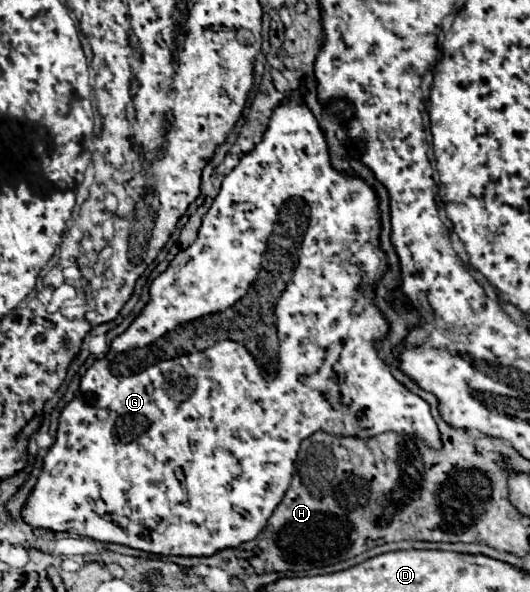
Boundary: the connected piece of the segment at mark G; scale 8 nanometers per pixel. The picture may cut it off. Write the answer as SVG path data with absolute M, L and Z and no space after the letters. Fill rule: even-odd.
M299 87L299 89L291 91L291 95L281 105L277 105L273 109L273 115L263 133L263 139L255 145L253 151L249 151L241 157L239 165L229 175L225 175L219 195L215 197L209 211L203 215L197 241L193 245L189 245L185 251L179 251L175 255L175 259L169 263L169 267L159 277L153 279L153 283L149 287L149 303L135 317L135 321L125 329L125 333L117 335L111 341L107 357L97 359L87 369L87 373L81 377L81 385L79 385L81 393L77 393L61 411L55 443L43 457L41 475L21 509L23 521L29 523L31 527L77 533L83 537L91 537L95 541L121 543L121 545L141 549L147 553L157 553L157 555L209 557L221 549L239 547L241 543L255 539L263 531L263 527L267 525L267 519L275 511L275 507L281 503L281 499L291 483L293 463L297 459L301 441L311 437L317 431L333 433L333 425L341 422L349 434L360 437L365 434L367 437L373 437L379 433L385 433L385 431L395 431L395 433L417 437L431 449L443 447L441 433L437 429L435 419L431 417L427 401L417 397L403 383L399 383L391 375L389 365L385 361L381 361L381 357L375 349L377 341L389 333L389 321L383 319L383 315L379 311L367 309L363 315L355 315L351 311L351 307L357 301L357 287L363 277L363 271L361 271L361 265L345 263L341 259L343 257L341 253L345 253L345 249L349 249L351 253L357 253L365 241L371 241L371 243L379 241L379 235L381 235L379 199L377 199L375 189L369 187L361 177L351 177L351 175L341 173L331 167L325 133L321 131L311 109L305 105L305 95L307 95L307 89ZM241 201L249 201L249 203L253 203L253 207L247 211L235 209L233 203L241 203ZM267 251L269 251L269 279L261 281L259 271L261 271L263 255L267 255ZM251 283L253 283L253 297L245 297ZM249 323L261 323L261 327L275 327L275 329L269 329L269 333L265 333L265 331L249 333ZM341 339L345 339L345 347L343 347L341 359L339 359L339 363L336 363L334 369L338 374L342 394L344 394L344 399L347 399L349 407L348 409L333 409L319 391L313 391L307 385L303 385L301 377L309 377L309 375L317 373L325 361L329 345L335 341L341 341ZM357 413L362 417L362 426L358 431L352 427L352 418Z

